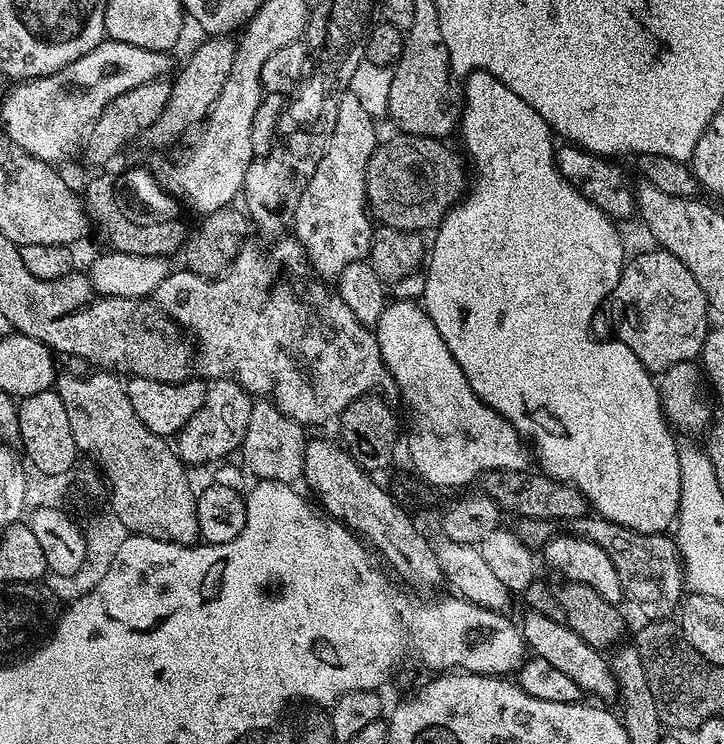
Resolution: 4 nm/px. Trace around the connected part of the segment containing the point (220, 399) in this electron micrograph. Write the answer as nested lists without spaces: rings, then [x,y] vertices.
[[[216,378],[208,384],[208,393],[202,402],[202,406],[190,418],[190,422],[186,422],[186,426],[180,429],[178,433],[178,453],[180,459],[185,465],[192,464],[208,464],[223,461],[232,451],[239,449],[246,438],[246,426],[250,426],[250,410],[252,409],[254,400],[249,393],[244,391],[243,386],[236,378]]]

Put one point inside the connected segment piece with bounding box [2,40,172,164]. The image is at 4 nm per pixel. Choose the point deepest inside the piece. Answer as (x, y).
(51, 117)

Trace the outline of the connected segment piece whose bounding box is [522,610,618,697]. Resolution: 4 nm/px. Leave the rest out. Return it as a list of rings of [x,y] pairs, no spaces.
[[[531,610],[525,611],[524,624],[522,623],[522,635],[524,643],[530,649],[532,656],[546,658],[550,666],[555,666],[566,678],[570,678],[580,687],[581,693],[592,696],[617,695],[616,679],[612,673],[612,665],[607,659],[604,660],[597,649],[591,648],[588,643],[574,630],[570,630],[567,623],[551,620],[542,614]]]

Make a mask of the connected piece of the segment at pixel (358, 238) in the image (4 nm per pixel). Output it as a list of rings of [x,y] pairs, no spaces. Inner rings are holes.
[[[350,90],[345,92],[338,102],[338,122],[330,146],[326,146],[318,170],[314,170],[296,203],[294,236],[303,246],[311,271],[317,277],[338,278],[350,262],[358,262],[371,253],[374,220],[368,210],[366,178],[368,163],[378,147],[376,124],[356,95]]]

